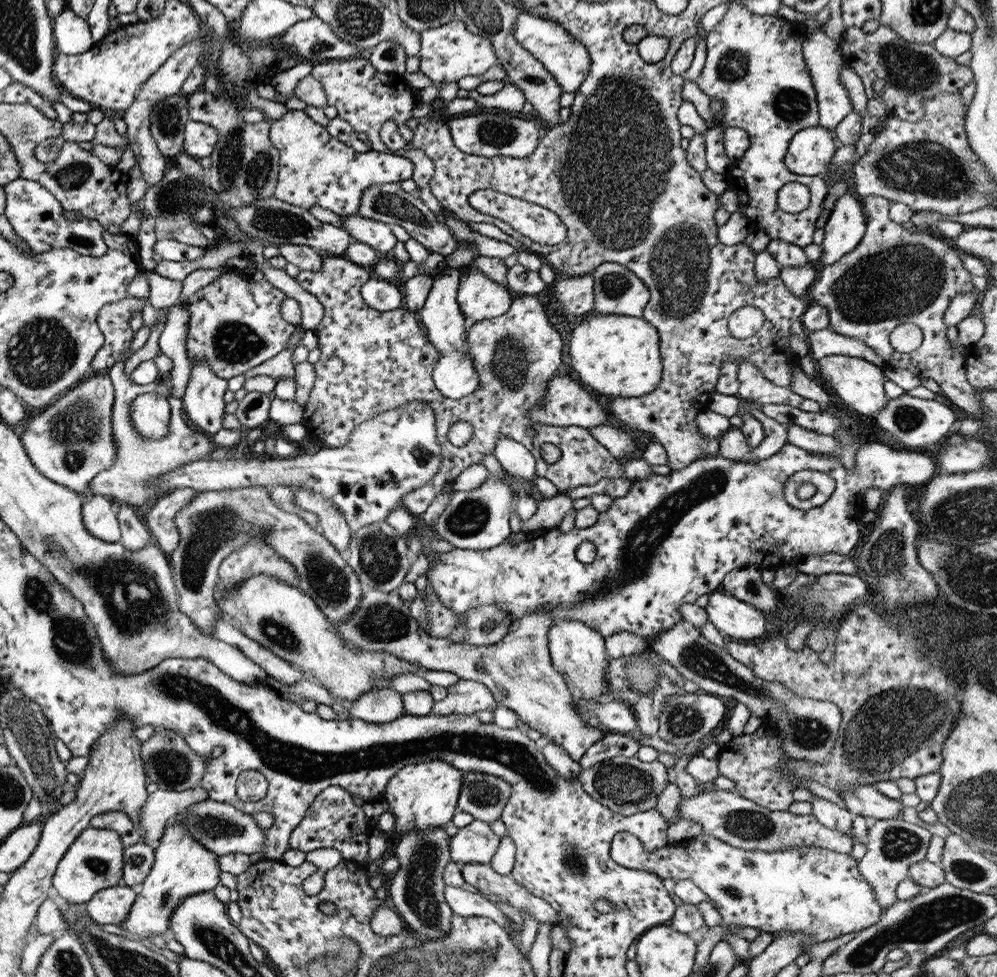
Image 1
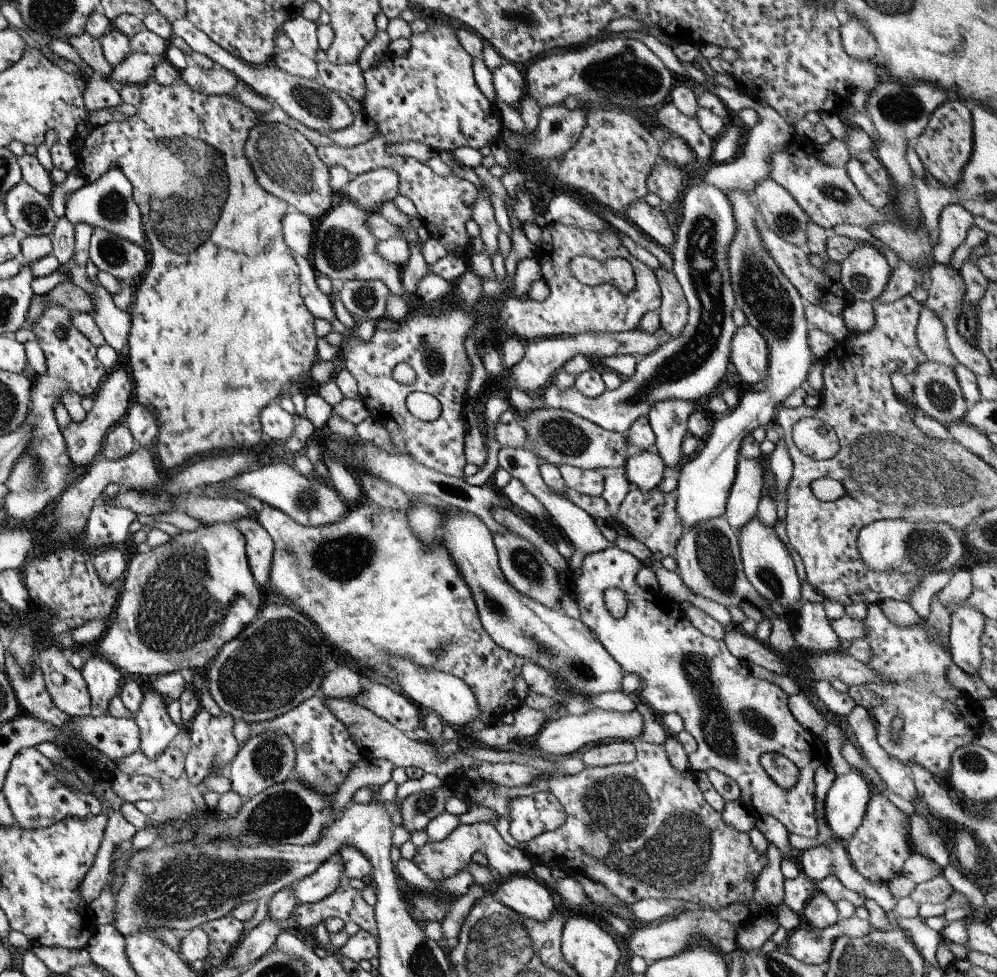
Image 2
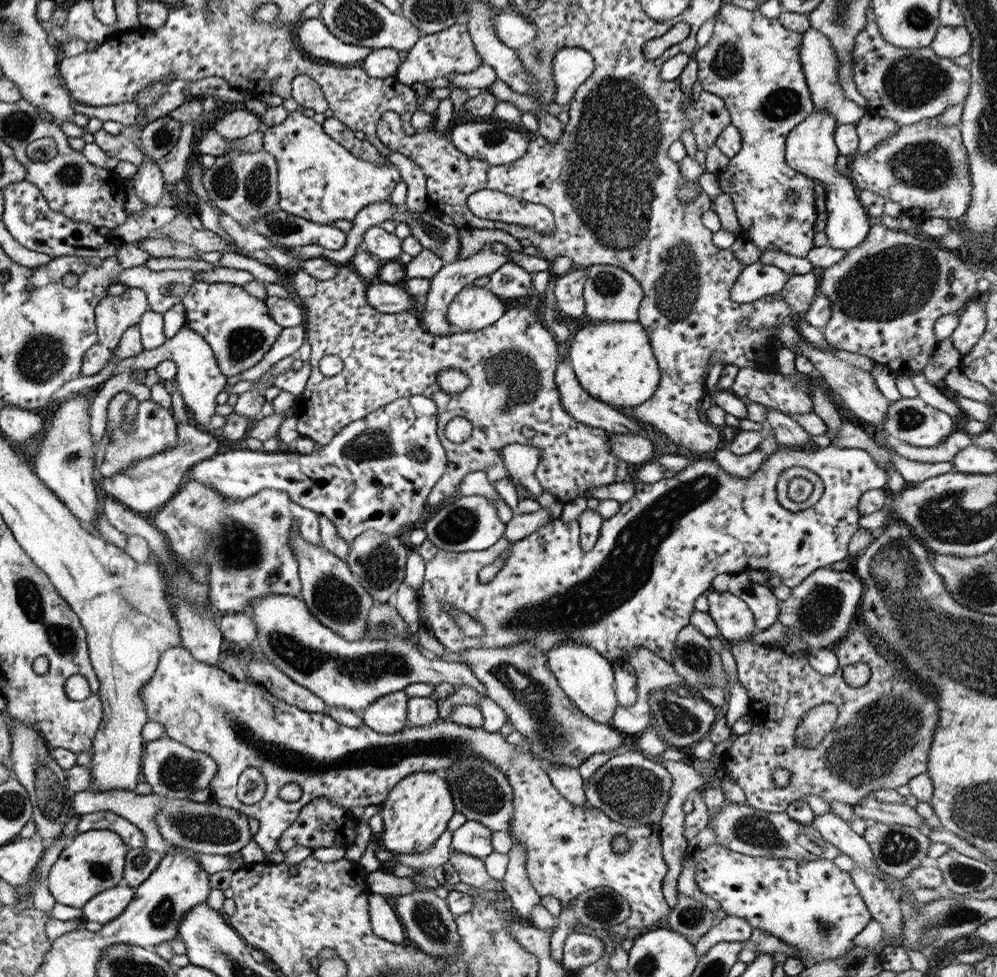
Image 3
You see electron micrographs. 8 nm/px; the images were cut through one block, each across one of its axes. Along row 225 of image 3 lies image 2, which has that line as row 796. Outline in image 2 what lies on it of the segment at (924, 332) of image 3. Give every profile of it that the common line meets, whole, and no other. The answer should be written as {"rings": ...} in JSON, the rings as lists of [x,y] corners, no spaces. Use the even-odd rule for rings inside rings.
{"rings":[[[872,791],[870,802],[867,802],[862,824],[846,842],[846,852],[858,874],[868,882],[890,882],[894,877],[901,875],[903,864],[911,854],[909,841],[904,838],[902,820],[898,810],[877,791]]]}

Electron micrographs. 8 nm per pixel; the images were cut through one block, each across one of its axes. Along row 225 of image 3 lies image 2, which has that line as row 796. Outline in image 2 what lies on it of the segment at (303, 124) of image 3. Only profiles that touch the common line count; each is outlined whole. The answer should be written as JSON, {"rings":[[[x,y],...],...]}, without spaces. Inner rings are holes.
{"rings":[[[319,693],[303,700],[291,711],[265,721],[265,724],[247,724],[248,730],[253,730],[253,733],[257,735],[267,733],[272,729],[286,735],[294,749],[292,780],[302,783],[303,787],[310,787],[311,791],[318,791],[319,795],[327,797],[334,795],[349,775],[350,769],[357,765],[365,754],[354,744],[347,728],[330,712],[326,700]]]}

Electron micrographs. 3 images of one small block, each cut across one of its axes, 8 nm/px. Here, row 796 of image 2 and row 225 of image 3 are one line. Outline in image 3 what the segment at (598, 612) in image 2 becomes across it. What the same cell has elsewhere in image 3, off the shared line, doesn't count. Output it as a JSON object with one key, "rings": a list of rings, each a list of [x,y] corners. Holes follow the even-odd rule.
{"rings":[[[723,2],[720,9],[714,16],[714,25],[709,40],[700,46],[693,52],[693,60],[697,61],[697,81],[701,86],[701,89],[705,93],[713,94],[717,96],[723,102],[727,114],[729,114],[729,124],[733,125],[737,132],[739,132],[739,138],[741,138],[741,147],[739,151],[728,160],[728,165],[720,171],[717,175],[719,188],[721,193],[729,196],[733,203],[733,210],[735,212],[737,223],[741,229],[741,235],[744,238],[749,239],[755,247],[758,248],[759,252],[763,251],[783,251],[788,255],[793,255],[799,258],[803,258],[807,252],[813,248],[813,226],[816,218],[815,206],[813,205],[813,187],[816,185],[813,180],[807,178],[807,176],[799,174],[796,170],[789,168],[787,163],[784,161],[785,151],[785,137],[791,132],[795,125],[805,121],[807,116],[813,113],[812,101],[810,100],[810,94],[805,84],[805,78],[803,76],[800,59],[800,46],[802,43],[802,34],[786,28],[777,19],[768,19],[763,16],[758,9],[745,10],[741,7],[736,7],[734,4]]]}

